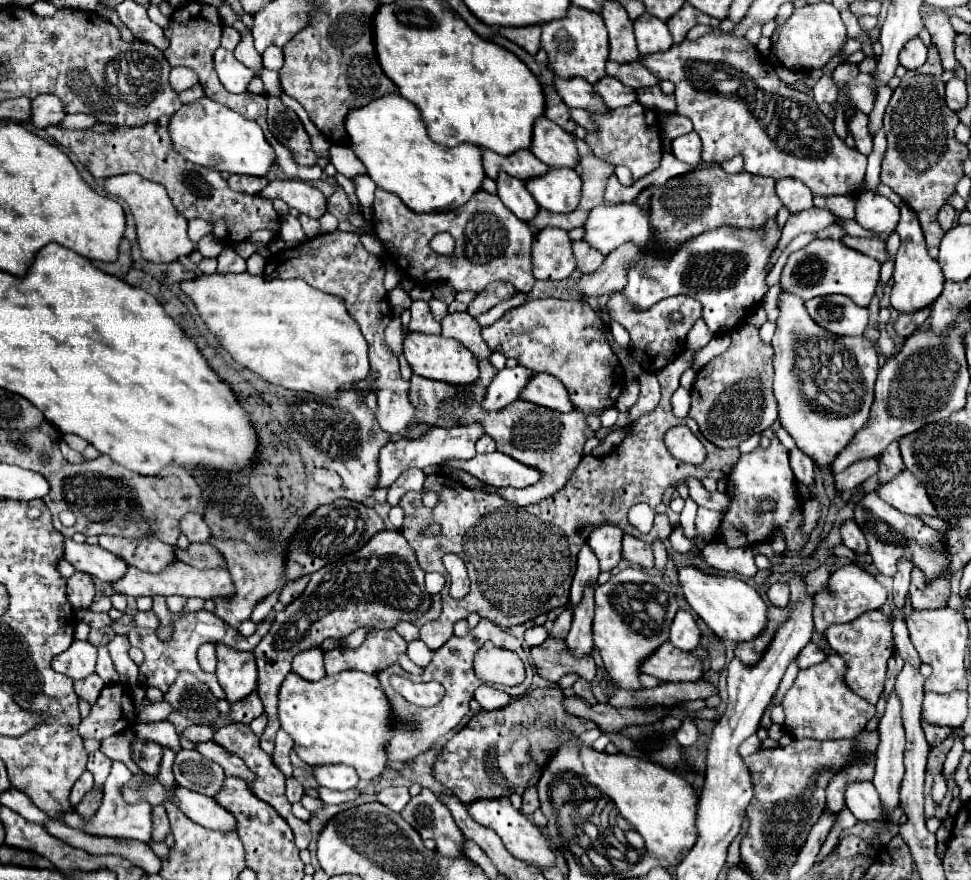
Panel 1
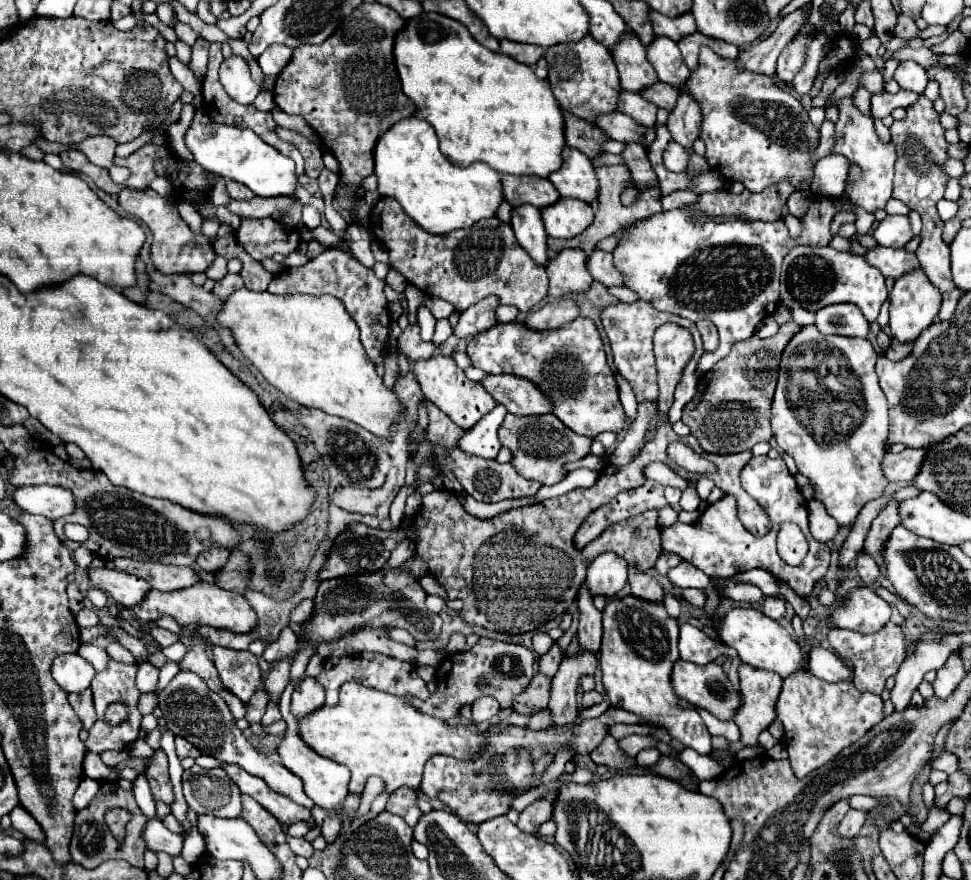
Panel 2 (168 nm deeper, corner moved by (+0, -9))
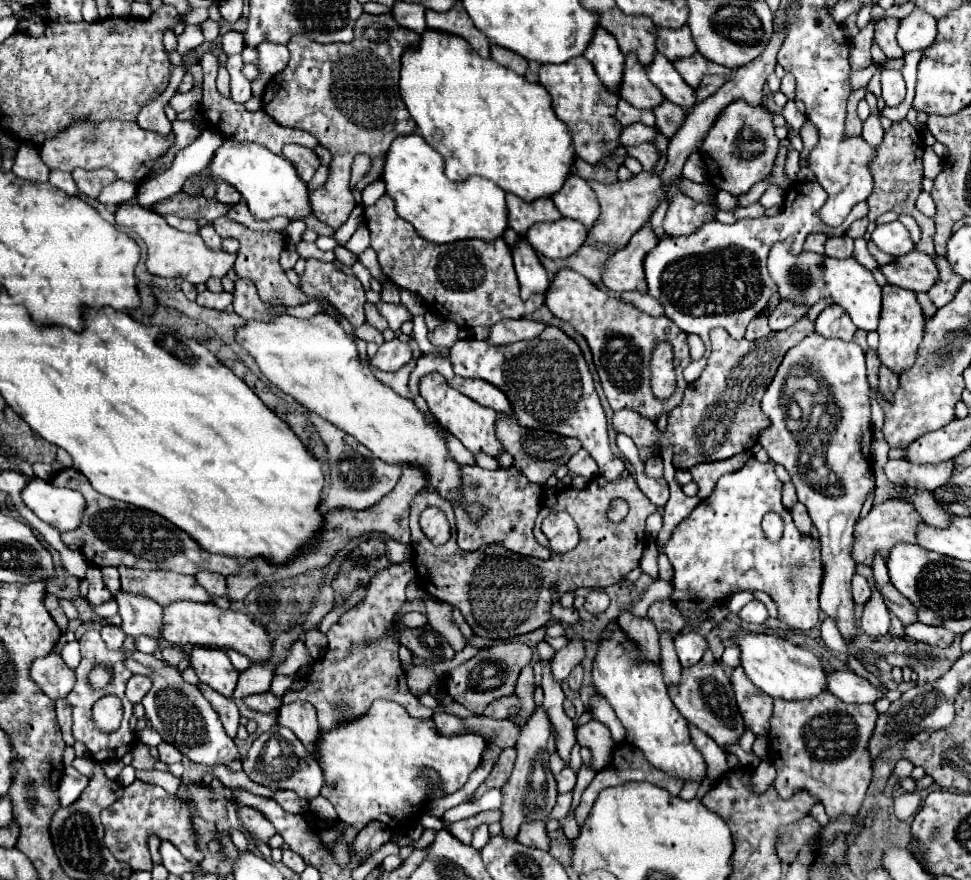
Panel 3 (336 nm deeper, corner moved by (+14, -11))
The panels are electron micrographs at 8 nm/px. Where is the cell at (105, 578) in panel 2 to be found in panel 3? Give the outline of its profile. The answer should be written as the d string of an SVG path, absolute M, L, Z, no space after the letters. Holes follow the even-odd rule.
M126 592L116 594L116 602L120 606L122 630L128 636L150 636L162 638L162 608L154 600L144 596L132 596Z

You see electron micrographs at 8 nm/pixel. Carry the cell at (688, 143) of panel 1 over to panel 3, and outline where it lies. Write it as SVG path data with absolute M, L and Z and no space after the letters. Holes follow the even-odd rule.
M638 144L638 146L628 146L626 150L628 150L628 156L636 158L636 160L642 164L642 168L644 168L646 172L652 172L654 164L658 162L656 148L654 148L652 144Z

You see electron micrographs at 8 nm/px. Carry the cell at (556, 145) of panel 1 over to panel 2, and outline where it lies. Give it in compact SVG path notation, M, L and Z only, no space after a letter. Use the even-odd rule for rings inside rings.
M564 146L562 166L554 174L550 174L548 180L556 186L560 196L574 196L590 204L596 200L598 180L594 166L590 158L576 148Z

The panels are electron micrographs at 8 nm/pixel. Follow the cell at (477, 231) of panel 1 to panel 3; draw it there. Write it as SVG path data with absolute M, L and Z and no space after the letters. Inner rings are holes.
M388 194L366 208L364 216L372 236L370 246L376 250L386 278L418 294L428 308L456 322L460 328L494 326L504 318L524 318L544 304L542 296L532 296L532 300L522 302L512 250L504 240L494 240L492 244L482 244L482 240L460 240L452 244L426 242L416 234L412 224L396 214L394 200Z

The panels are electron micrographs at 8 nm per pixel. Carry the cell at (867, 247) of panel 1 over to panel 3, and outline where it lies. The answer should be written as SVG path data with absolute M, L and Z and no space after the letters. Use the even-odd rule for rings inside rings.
M916 250L896 258L896 262L886 264L880 270L890 284L914 292L928 292L940 280L934 260L928 254Z

